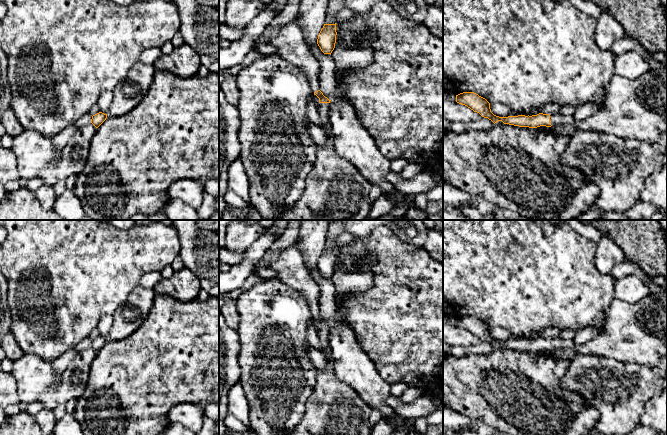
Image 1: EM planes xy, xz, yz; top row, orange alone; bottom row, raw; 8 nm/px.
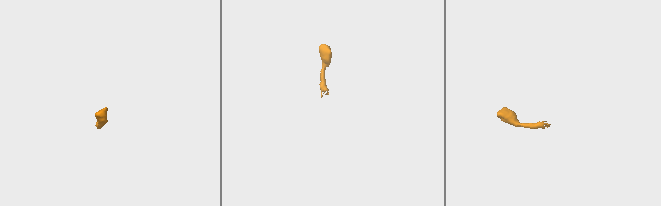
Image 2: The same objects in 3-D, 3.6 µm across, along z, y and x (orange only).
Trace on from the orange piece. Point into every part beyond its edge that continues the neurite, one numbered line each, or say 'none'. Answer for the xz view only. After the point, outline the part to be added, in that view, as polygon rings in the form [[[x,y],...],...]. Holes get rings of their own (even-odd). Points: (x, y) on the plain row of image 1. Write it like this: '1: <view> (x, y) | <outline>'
1: xz (323, 332) | [[[320,327],[318,329],[318,336],[324,349],[330,348],[329,332],[330,327]]]

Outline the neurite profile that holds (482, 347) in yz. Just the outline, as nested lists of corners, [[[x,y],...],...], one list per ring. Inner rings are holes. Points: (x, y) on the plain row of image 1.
[[[481,341],[466,347],[469,353],[489,355],[493,352],[494,347],[488,342]]]

